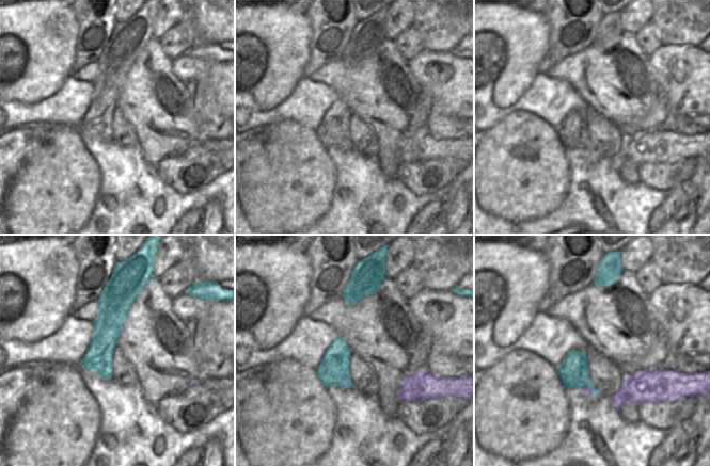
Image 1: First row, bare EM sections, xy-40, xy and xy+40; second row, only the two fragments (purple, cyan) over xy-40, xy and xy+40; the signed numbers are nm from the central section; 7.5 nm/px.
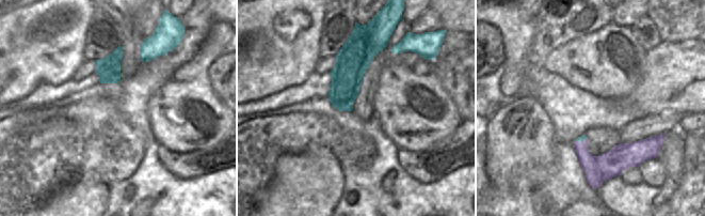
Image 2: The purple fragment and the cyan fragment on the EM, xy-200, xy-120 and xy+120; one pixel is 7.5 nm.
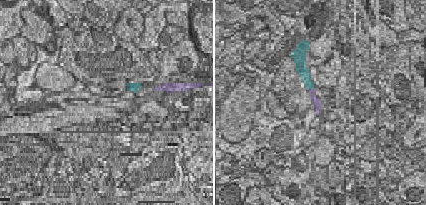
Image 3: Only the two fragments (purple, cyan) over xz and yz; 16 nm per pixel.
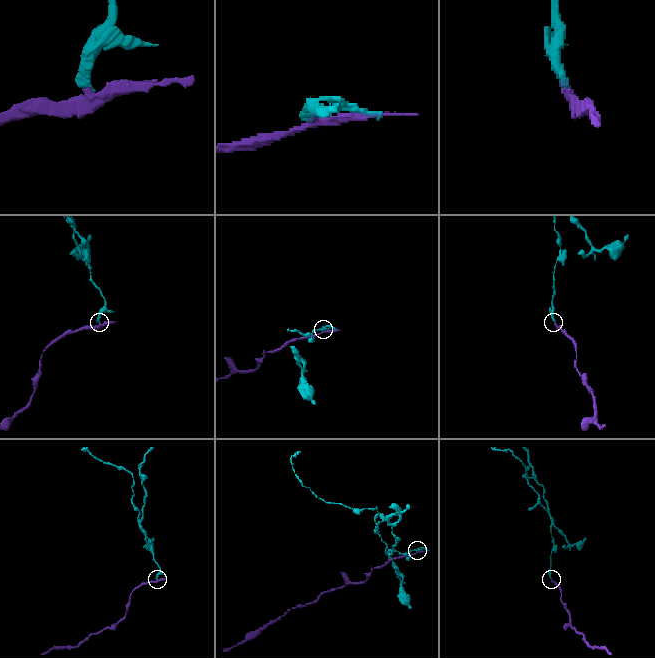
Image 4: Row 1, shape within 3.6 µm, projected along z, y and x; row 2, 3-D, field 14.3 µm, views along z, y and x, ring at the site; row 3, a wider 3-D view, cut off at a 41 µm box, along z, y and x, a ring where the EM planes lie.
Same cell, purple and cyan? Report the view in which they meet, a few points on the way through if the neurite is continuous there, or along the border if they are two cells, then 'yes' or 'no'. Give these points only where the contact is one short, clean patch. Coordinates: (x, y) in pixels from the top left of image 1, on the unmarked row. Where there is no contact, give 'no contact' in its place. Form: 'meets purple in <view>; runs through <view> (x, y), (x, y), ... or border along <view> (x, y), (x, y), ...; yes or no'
meets purple in xy+40; border along xy+40 (580, 148), (585, 146), (596, 158); no

